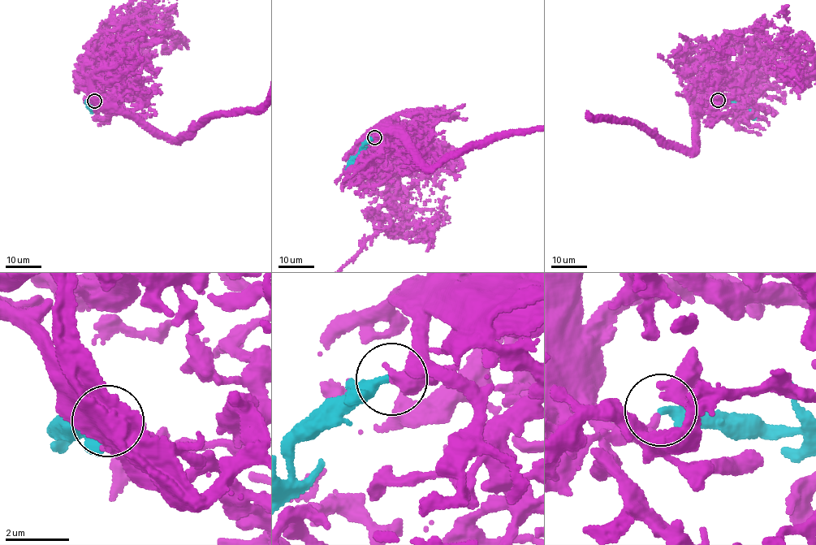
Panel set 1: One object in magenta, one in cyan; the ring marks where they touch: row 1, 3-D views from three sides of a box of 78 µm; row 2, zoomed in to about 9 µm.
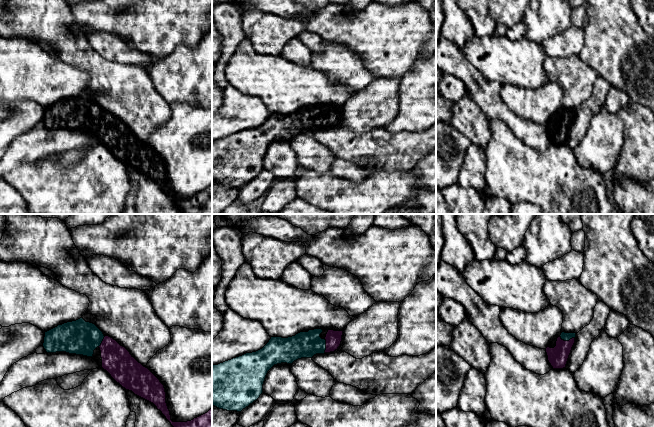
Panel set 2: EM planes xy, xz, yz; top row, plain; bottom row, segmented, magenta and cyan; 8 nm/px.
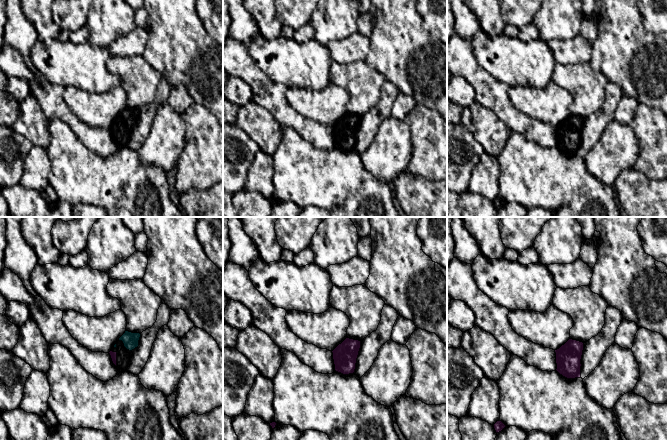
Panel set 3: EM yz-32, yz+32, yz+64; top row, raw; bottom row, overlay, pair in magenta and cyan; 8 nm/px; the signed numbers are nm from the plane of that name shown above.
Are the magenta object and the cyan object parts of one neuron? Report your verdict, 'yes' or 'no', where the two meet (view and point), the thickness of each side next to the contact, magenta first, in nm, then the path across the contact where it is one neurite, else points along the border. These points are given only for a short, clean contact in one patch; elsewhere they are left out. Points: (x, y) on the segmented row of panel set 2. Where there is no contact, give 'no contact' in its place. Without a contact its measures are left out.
yes | yz (567, 341) | 160/70 nm | across yz (558, 356), (567, 341), (564, 336)

